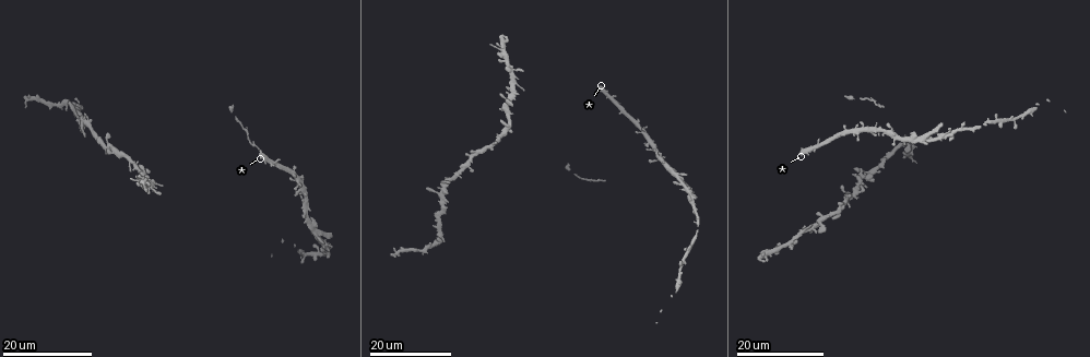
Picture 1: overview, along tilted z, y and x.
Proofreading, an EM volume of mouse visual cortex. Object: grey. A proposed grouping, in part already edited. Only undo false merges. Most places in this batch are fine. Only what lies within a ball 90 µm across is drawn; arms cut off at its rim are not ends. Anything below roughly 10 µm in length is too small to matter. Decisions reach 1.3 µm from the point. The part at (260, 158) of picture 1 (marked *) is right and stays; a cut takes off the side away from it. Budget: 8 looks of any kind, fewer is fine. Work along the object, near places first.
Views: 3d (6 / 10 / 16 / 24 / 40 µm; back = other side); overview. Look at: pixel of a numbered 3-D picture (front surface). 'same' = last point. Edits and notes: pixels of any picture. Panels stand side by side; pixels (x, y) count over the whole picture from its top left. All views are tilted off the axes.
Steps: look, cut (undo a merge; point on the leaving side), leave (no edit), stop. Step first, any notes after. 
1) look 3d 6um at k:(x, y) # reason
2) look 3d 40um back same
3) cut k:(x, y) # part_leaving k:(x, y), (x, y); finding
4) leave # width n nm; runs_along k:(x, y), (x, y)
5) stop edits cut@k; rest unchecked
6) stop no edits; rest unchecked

look 3d 16um at 1:(441, 215) # a narrow waist

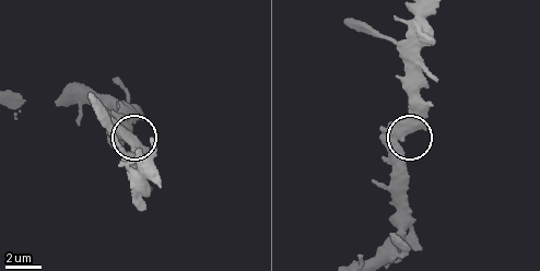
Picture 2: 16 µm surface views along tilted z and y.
look 3d 10um at 2:(398, 140)

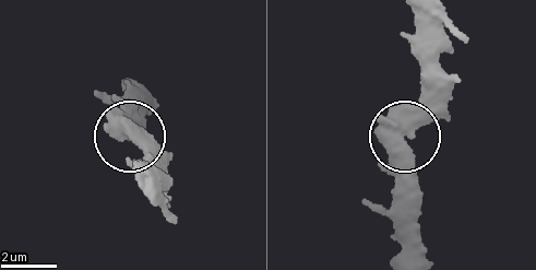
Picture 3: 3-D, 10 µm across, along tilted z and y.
leave # all the same neuron

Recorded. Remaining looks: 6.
look 3d 16um at 1:(66, 101) # calibre changes

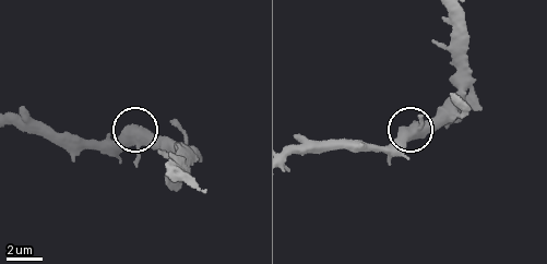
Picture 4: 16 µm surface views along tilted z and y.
look 3d 6um at 4:(130, 137) # closer look

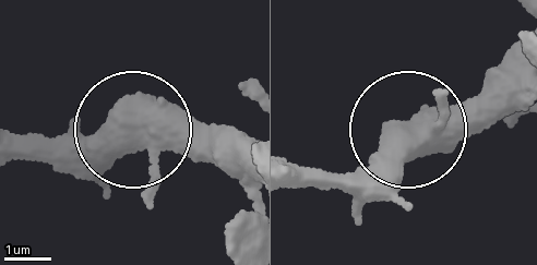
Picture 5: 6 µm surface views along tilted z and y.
leave # continuous, no second neuron

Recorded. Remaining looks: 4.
look 3d 16um at 1:(506, 128) # three arms meet

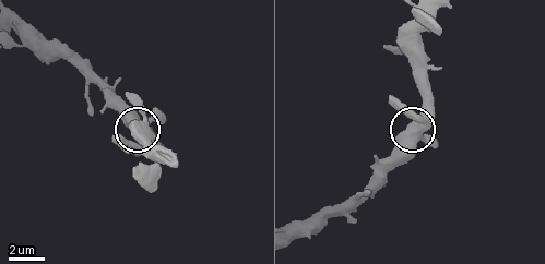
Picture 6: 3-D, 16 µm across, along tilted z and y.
look 3d 6um at 6:(419, 136) # zoom in

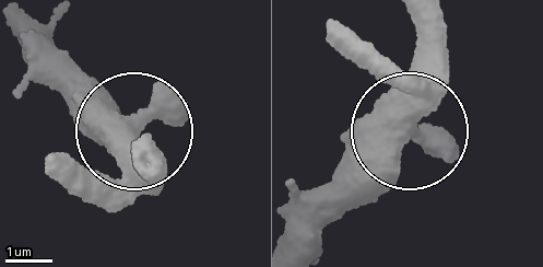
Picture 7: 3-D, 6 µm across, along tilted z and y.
leave # one neuron here

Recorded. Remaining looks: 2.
look 3d 24um at 1:(514, 83)

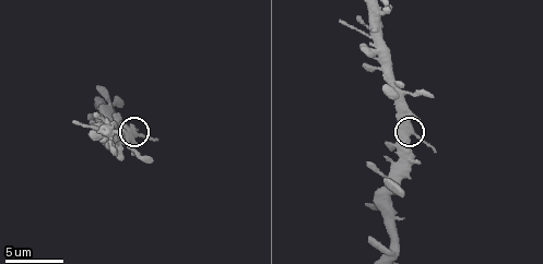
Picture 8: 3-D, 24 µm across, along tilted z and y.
look 3d 6um at 8:(139, 134)

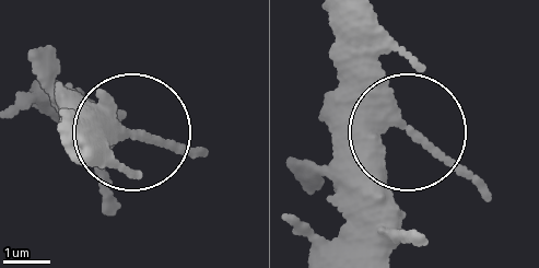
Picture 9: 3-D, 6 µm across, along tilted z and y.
leave # one neuron here

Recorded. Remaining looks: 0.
stop no edits; rest unchecked

